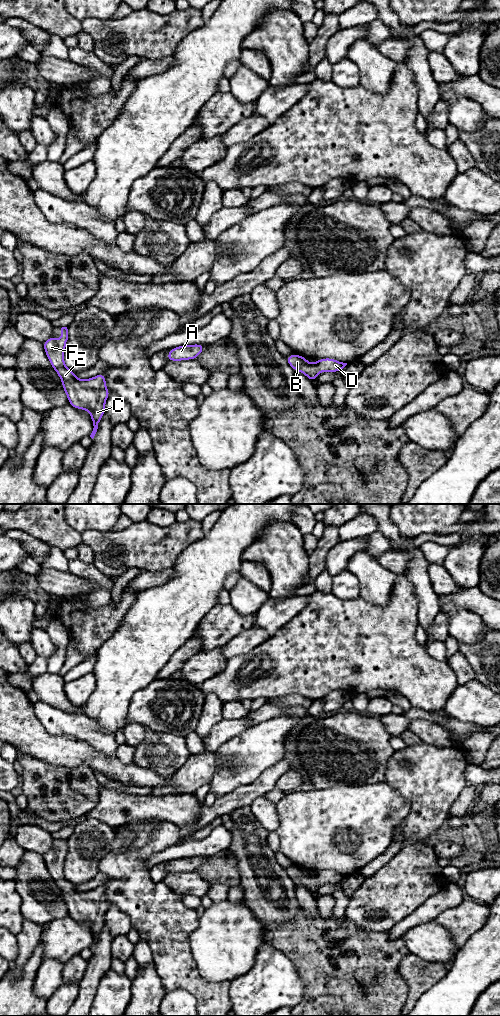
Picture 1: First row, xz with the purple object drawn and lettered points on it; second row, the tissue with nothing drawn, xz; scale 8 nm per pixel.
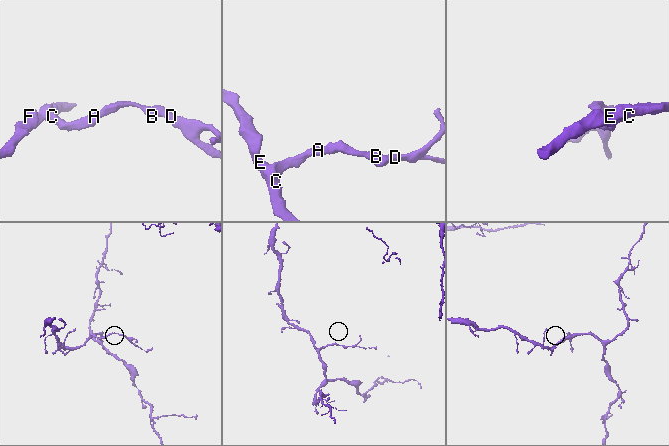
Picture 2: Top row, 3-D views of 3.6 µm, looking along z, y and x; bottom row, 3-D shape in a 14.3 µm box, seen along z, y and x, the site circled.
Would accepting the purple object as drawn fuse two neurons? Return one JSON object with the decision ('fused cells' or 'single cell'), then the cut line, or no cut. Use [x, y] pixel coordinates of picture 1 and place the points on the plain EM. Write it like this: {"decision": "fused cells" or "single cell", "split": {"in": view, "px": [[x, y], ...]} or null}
{"decision": "single cell", "split": null}

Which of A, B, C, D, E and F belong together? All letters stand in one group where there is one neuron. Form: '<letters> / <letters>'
A B C D E F

